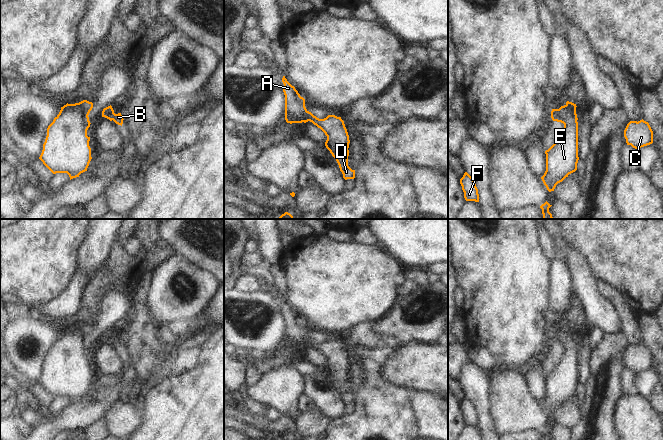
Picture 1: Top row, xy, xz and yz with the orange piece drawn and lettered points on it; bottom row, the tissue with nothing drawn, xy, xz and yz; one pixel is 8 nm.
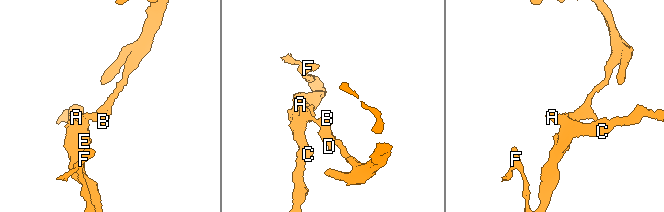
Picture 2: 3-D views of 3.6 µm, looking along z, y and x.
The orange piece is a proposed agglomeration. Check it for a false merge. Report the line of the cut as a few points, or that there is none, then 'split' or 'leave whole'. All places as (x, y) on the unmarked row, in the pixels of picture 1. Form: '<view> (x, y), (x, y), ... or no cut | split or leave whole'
xy (78, 327), (78, 330), (87, 339) | split

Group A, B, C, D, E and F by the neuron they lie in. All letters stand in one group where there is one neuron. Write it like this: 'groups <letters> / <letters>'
groups A C E F / B D

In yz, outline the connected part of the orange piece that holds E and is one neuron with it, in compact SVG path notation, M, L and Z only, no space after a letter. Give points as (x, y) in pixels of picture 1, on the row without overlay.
M566 332L552 333L553 345L564 348L564 354L559 363L545 375L546 395L541 401L549 416L569 398L577 394L578 381L578 342L576 335Z

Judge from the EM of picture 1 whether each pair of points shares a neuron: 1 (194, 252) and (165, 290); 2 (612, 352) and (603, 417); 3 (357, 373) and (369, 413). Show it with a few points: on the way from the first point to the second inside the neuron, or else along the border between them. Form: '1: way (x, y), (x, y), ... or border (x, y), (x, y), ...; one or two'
1: border (176, 254), (188, 259), (208, 272); two
2: way (610, 368), (609, 387), (604, 401); one
3: border (366, 377), (362, 385), (354, 393); two

